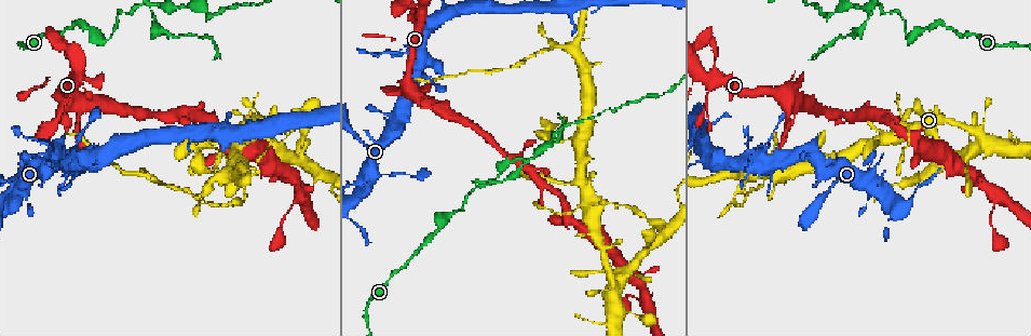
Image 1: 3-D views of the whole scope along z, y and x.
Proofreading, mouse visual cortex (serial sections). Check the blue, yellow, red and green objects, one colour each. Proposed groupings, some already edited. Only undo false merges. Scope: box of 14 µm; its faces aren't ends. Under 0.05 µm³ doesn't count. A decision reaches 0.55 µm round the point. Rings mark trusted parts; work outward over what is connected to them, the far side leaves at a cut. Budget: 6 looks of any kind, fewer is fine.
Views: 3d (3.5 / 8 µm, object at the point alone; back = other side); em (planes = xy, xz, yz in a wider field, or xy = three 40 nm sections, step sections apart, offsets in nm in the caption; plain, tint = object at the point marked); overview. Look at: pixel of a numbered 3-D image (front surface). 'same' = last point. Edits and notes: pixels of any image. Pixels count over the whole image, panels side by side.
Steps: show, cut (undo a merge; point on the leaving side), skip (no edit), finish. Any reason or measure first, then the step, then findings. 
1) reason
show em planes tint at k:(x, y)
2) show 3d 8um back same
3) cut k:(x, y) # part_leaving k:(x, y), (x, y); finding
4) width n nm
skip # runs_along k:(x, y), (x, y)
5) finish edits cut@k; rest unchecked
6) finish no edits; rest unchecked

abrupt turn
show 3d 3.5um back at 1:(104, 41)

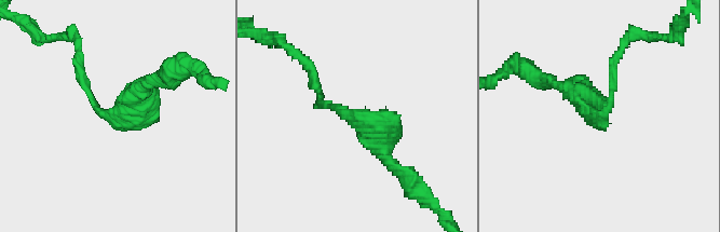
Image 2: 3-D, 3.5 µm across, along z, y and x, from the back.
arm_widths 150, 250 nm
skip # runs_along 2:(386, 160), (374, 126), (321, 101); all the same cell

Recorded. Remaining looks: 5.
abrupt turn
show 3d 3.5um at 1:(624, 310)

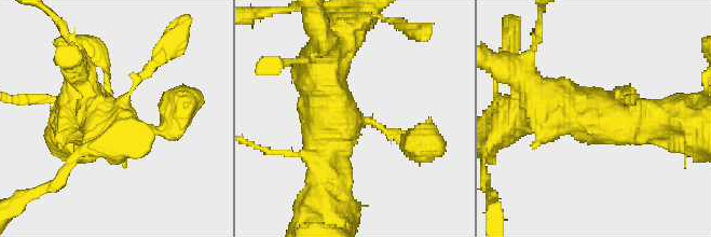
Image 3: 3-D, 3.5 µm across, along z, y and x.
show em xy step 1 tint at 3:(349, 114)

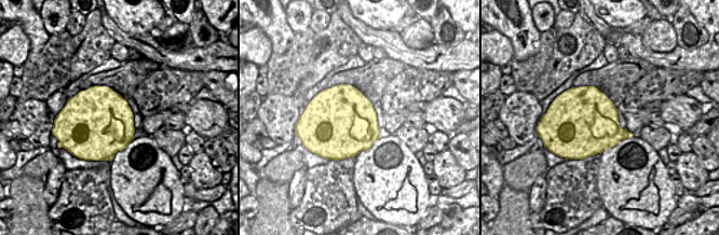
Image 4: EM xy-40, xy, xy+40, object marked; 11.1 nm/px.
skip # runs_along 3:(531, 84), (536, 103), (655, 124); all the same cell

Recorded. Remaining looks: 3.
sudden change in width
show 3d 3.5um at 1:(601, 206)

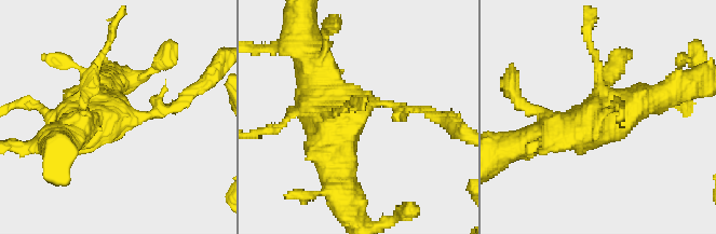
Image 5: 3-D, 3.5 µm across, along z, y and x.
show em planes tint at 5:(113, 117)

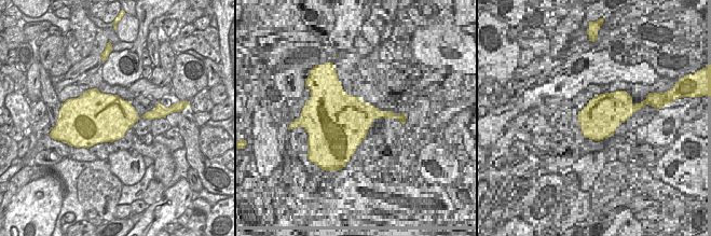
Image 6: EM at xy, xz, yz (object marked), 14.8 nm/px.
skip # continuous, no second cell

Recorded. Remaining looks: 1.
finish no edits; rest unchecked

